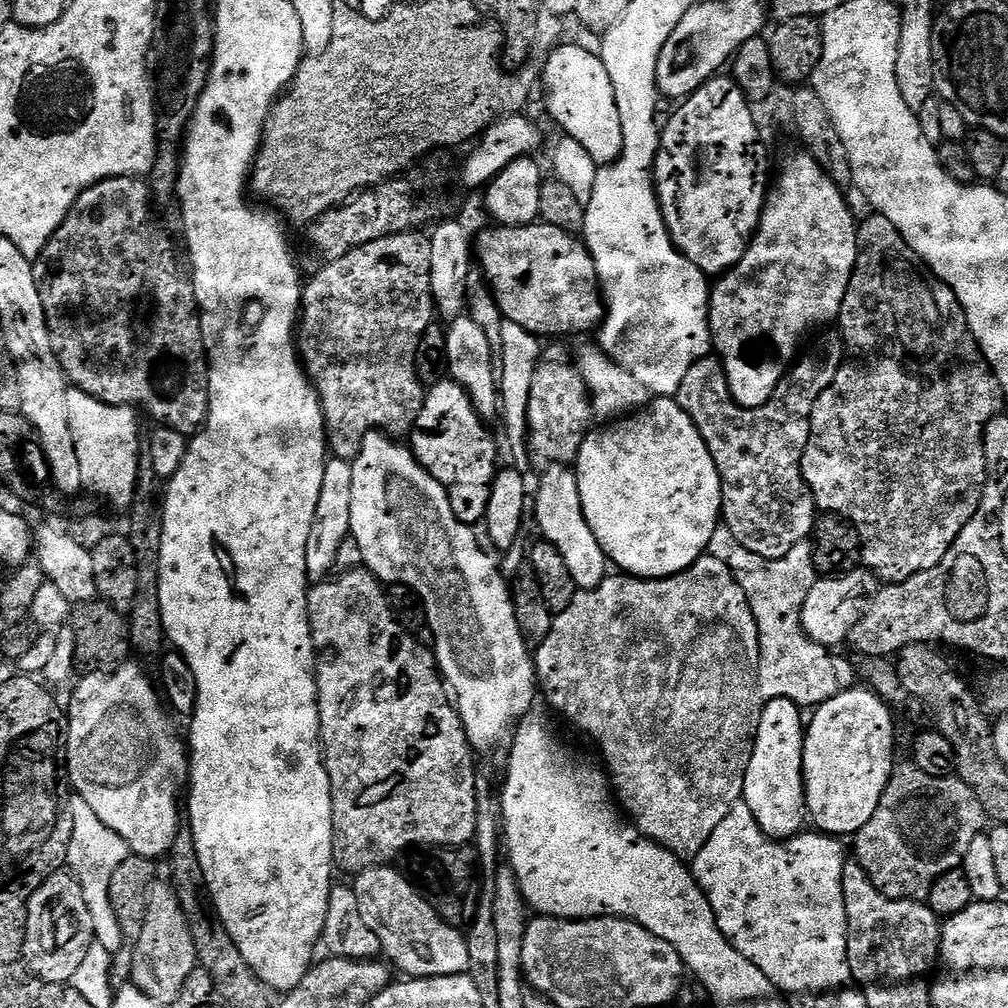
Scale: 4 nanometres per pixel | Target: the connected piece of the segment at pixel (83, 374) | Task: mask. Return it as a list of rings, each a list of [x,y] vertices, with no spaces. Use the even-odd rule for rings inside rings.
[[[115,176],[109,180],[100,180],[94,186],[90,186],[74,202],[70,214],[58,226],[58,230],[46,242],[46,246],[35,257],[32,269],[36,275],[36,285],[38,294],[42,298],[42,310],[46,314],[48,323],[48,333],[50,342],[54,346],[54,354],[62,366],[65,376],[68,378],[69,385],[81,388],[86,394],[98,398],[107,404],[122,406],[123,404],[136,405],[149,416],[156,420],[157,425],[178,430],[186,437],[193,437],[204,426],[208,418],[208,353],[204,346],[204,335],[200,329],[200,304],[194,294],[194,286],[189,277],[176,268],[176,252],[172,249],[172,240],[152,221],[152,216],[148,213],[148,204],[150,205],[150,188],[143,179],[135,176]],[[144,280],[152,280],[152,300],[156,303],[156,313],[152,316],[152,333],[148,336],[144,348],[136,352],[136,336],[128,327],[132,324],[132,311],[136,308],[136,299],[140,296],[140,291],[144,288]]]

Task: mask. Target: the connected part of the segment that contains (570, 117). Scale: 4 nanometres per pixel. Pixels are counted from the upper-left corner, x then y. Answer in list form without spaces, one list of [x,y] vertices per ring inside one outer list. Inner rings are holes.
[[[560,44],[549,54],[544,64],[544,104],[561,133],[579,142],[597,166],[613,164],[622,154],[622,117],[618,115],[618,98],[614,98],[614,82],[610,82],[606,66],[593,49],[591,52],[580,44]]]

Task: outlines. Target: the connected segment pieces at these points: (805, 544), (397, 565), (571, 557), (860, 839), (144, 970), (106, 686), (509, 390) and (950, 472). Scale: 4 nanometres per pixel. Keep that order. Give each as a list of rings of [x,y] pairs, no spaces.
[[[808,540],[798,542],[798,546],[794,546],[790,554],[784,556],[784,564],[772,564],[772,568],[776,568],[772,592],[756,596],[755,600],[761,601],[759,603],[750,602],[751,614],[758,628],[759,666],[756,687],[763,701],[780,696],[795,702],[801,708],[812,708],[818,702],[812,697],[818,684],[824,681],[829,684],[819,697],[821,703],[836,696],[840,690],[840,683],[835,677],[833,653],[809,639],[801,626],[801,608],[806,602],[806,594],[810,594],[818,579],[816,567],[818,561],[813,545]]]
[[[379,430],[368,432],[360,447],[360,453],[356,455],[355,460],[351,461],[354,483],[350,485],[350,526],[352,527],[350,536],[354,544],[356,540],[356,548],[360,551],[361,558],[364,559],[361,560],[363,567],[376,575],[385,585],[405,584],[406,587],[413,588],[420,595],[420,600],[424,603],[424,612],[428,615],[428,628],[432,631],[433,638],[436,639],[436,644],[434,643],[436,666],[440,669],[440,675],[454,697],[454,707],[468,735],[468,743],[472,745],[477,753],[488,752],[491,750],[492,744],[500,744],[504,739],[507,741],[513,735],[517,725],[531,713],[528,711],[531,710],[536,696],[538,700],[536,665],[530,655],[529,645],[524,643],[522,634],[518,630],[518,618],[514,614],[510,584],[502,571],[501,565],[497,561],[495,564],[480,549],[480,544],[476,541],[475,534],[472,533],[475,531],[469,525],[463,524],[454,514],[447,490],[416,461],[416,456],[412,453],[411,447],[404,445],[403,448],[400,444],[403,443],[397,442],[391,436],[384,435]]]
[[[553,464],[552,467],[543,469],[541,476],[544,477],[540,480],[540,489],[537,492],[535,489],[534,492],[539,535],[549,540],[558,550],[558,554],[562,554],[577,589],[597,588],[609,575],[610,561],[602,546],[598,546],[598,538],[594,538],[594,530],[590,530],[582,514],[582,498],[578,494],[575,471],[562,464]]]
[[[905,762],[892,773],[890,782],[882,794],[882,802],[878,802],[878,810],[874,810],[874,818],[862,826],[854,837],[856,843],[855,863],[862,866],[870,882],[882,894],[895,900],[927,901],[930,886],[942,874],[961,867],[966,858],[966,850],[970,850],[970,842],[985,831],[986,817],[982,810],[982,802],[955,775],[942,778],[930,778],[930,774],[922,774],[916,765]]]
[[[171,883],[153,884],[148,895],[148,913],[144,919],[142,934],[135,940],[132,953],[134,966],[131,983],[162,1006],[170,1006],[178,998],[182,986],[186,986],[186,978],[190,978],[190,974],[198,966],[194,938],[190,938],[188,916],[182,910],[178,894]]]
[[[126,662],[116,672],[107,674],[94,672],[85,675],[84,681],[77,686],[72,692],[72,701],[66,704],[66,752],[68,748],[68,780],[72,783],[72,792],[80,796],[114,830],[114,834],[121,836],[128,843],[128,851],[134,856],[145,856],[151,860],[167,857],[169,850],[172,848],[174,838],[180,832],[182,827],[182,793],[185,791],[188,782],[188,773],[190,771],[190,753],[182,732],[172,725],[173,717],[158,691],[157,685],[133,662]]]
[[[504,320],[498,337],[498,387],[500,390],[499,415],[504,416],[504,436],[512,447],[516,471],[527,473],[530,468],[528,455],[528,407],[530,406],[530,386],[534,382],[536,363],[542,355],[542,344],[537,336],[522,330],[518,322]]]
[[[868,214],[865,220],[861,219],[856,233],[856,245],[858,246],[858,258],[856,259],[856,265],[852,271],[852,277],[850,278],[850,286],[846,290],[846,298],[842,302],[842,310],[838,317],[838,331],[840,335],[844,337],[844,351],[846,353],[844,365],[838,370],[834,382],[830,382],[828,389],[818,398],[818,402],[814,402],[810,438],[806,442],[806,450],[802,458],[802,474],[804,475],[804,481],[808,484],[808,489],[812,491],[812,497],[816,499],[817,509],[819,509],[821,513],[835,514],[837,517],[843,518],[851,525],[856,535],[859,536],[860,560],[862,561],[863,567],[870,570],[877,581],[887,582],[888,584],[900,584],[906,578],[910,578],[914,574],[925,572],[934,566],[938,566],[938,562],[942,562],[942,558],[948,553],[950,546],[958,538],[958,534],[962,534],[962,530],[970,522],[970,518],[974,518],[974,514],[978,510],[978,502],[982,502],[982,490],[984,489],[984,483],[988,477],[988,471],[986,470],[986,454],[984,453],[984,431],[988,423],[990,423],[995,416],[1001,415],[1003,408],[1000,407],[1003,406],[1004,400],[1006,400],[1006,393],[1000,389],[998,378],[993,374],[991,366],[986,362],[986,358],[980,349],[980,344],[974,338],[974,334],[966,322],[964,308],[958,302],[954,290],[950,290],[950,286],[943,284],[941,280],[924,265],[924,261],[916,257],[914,250],[902,238],[902,234],[896,229],[894,222],[890,222],[890,218],[879,214]]]

